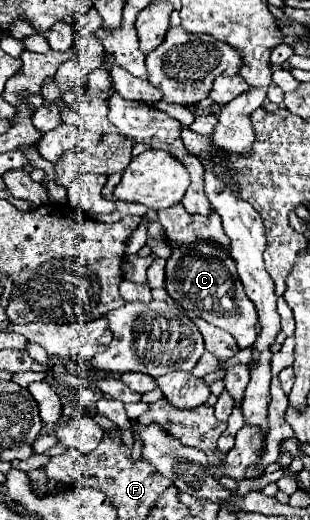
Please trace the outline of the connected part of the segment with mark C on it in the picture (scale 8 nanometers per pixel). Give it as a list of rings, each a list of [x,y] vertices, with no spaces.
[[[193,241],[191,245],[171,249],[171,257],[165,265],[165,291],[185,311],[191,311],[207,323],[229,331],[241,349],[255,343],[255,325],[259,323],[257,309],[235,273],[235,259],[221,245],[215,245],[213,241]]]

